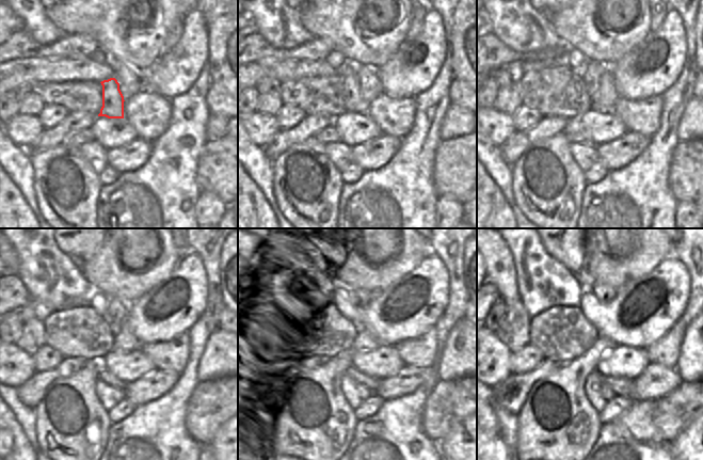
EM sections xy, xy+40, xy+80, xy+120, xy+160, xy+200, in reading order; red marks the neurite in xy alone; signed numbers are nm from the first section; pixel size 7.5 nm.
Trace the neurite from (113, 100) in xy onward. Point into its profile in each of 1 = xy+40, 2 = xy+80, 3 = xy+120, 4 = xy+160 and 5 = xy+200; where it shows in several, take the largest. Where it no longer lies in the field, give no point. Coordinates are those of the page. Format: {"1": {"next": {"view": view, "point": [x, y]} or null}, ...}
{"1": {"next": {"view": "xy+40", "point": [352, 98]}}, "2": {"next": {"view": "xy+80", "point": [592, 72]}}, "3": {"next": {"view": "xy+120", "point": [115, 312]}}, "4": {"next": {"view": "xy+160", "point": [361, 298]}}, "5": {"next": {"view": "xy+200", "point": [605, 292]}}}

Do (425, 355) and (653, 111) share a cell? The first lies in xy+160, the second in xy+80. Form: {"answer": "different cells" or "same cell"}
{"answer": "same cell"}

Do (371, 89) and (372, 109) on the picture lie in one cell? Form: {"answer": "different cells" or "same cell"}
{"answer": "different cells"}

